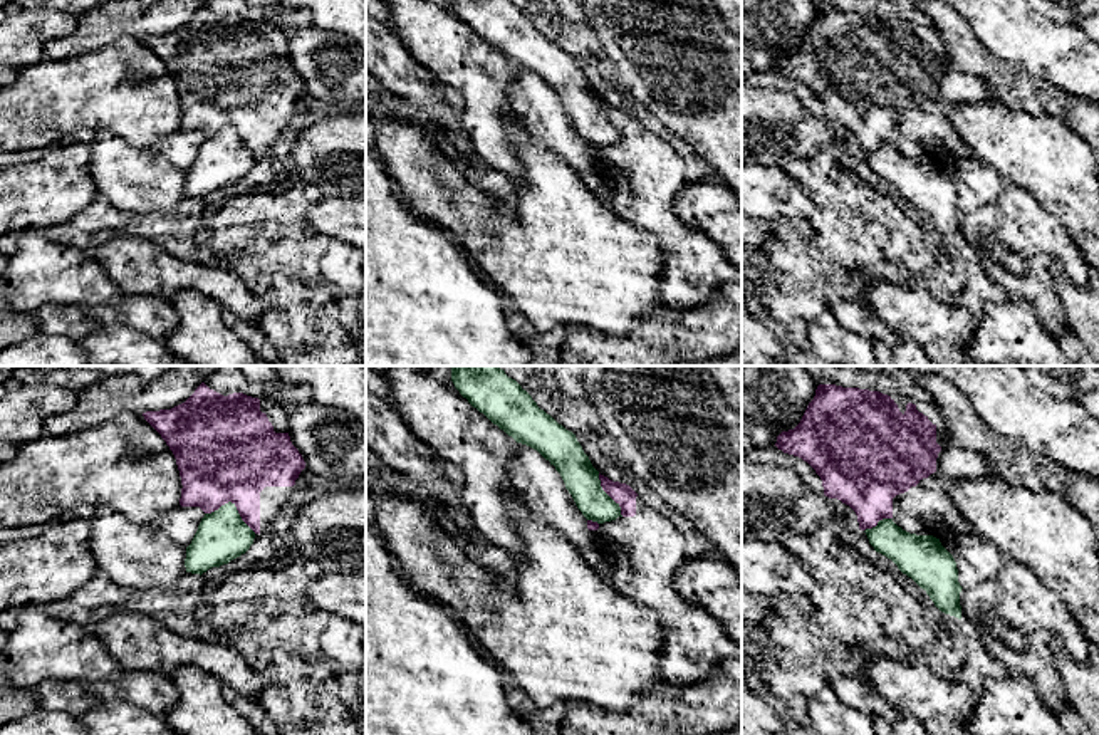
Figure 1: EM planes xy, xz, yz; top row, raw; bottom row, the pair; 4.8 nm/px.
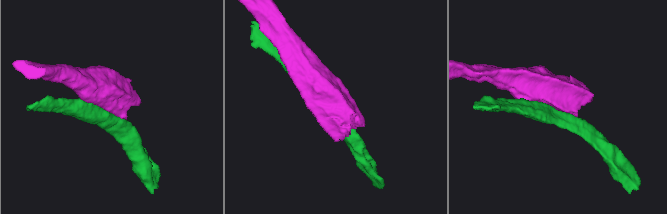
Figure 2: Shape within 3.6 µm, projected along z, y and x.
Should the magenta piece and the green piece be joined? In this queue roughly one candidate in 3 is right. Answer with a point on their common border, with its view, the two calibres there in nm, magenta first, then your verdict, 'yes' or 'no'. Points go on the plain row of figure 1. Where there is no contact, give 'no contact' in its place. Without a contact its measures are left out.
xy (235, 130) | 460/240 nm | no

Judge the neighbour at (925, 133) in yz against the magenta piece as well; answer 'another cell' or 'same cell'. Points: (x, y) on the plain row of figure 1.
same cell

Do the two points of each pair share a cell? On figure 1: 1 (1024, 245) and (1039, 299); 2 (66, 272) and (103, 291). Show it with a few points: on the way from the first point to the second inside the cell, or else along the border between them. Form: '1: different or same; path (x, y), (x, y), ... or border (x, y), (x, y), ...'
1: same; path (1031, 259), (1032, 281), (1037, 286)
2: same; path (74, 277), (94, 289)

